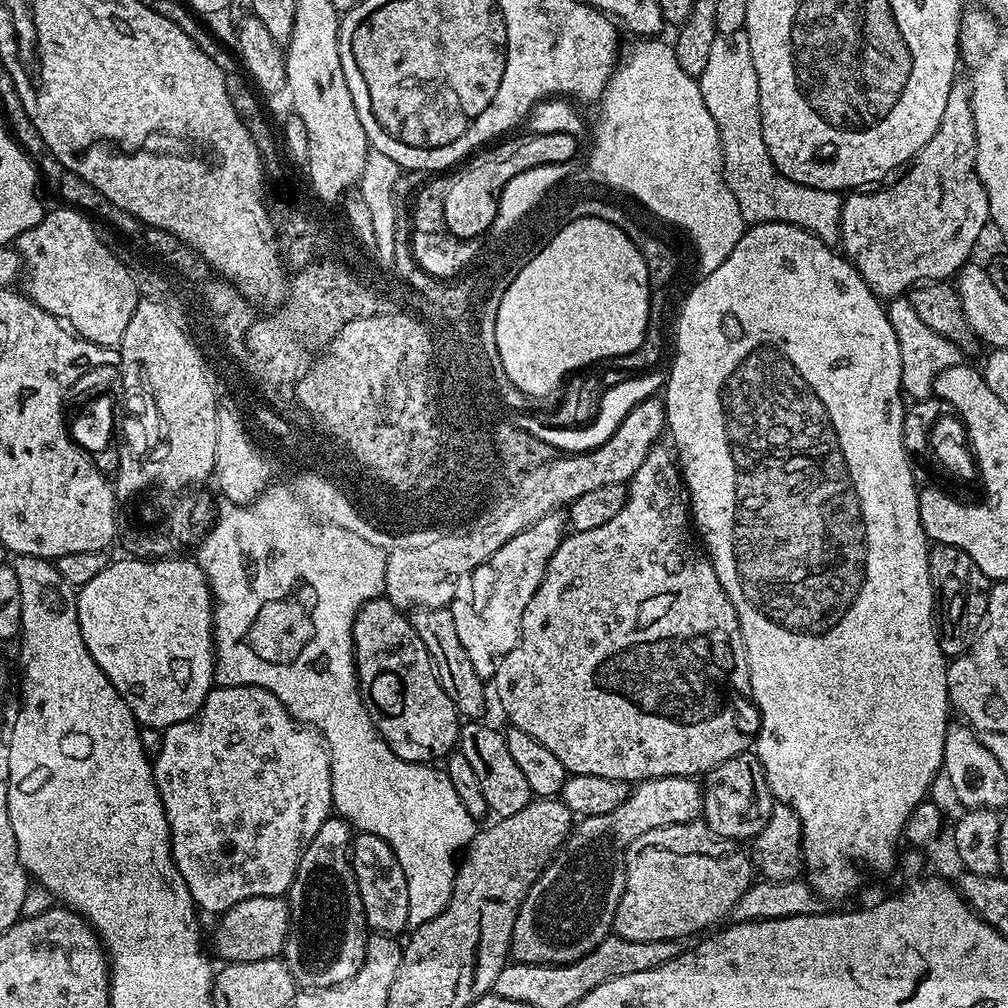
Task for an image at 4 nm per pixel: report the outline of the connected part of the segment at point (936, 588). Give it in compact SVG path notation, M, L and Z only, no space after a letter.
M933 543L928 549L928 573L932 579L932 590L938 601L938 635L940 648L945 657L961 656L976 639L980 631L984 615L988 609L988 590L990 581L978 566L974 566L974 558L966 554L966 550L958 550L958 546Z

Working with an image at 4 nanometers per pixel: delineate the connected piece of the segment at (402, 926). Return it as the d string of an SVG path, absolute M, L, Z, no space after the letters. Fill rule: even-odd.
M356 832L352 837L350 855L369 929L376 934L397 934L396 932L405 931L408 928L406 874L402 874L402 866L392 847L380 836Z

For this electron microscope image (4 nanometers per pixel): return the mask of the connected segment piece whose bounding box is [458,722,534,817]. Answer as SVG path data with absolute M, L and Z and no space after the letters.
M484 722L461 723L458 750L469 760L470 767L478 777L478 786L482 786L482 795L486 797L489 813L497 817L518 814L518 810L522 810L522 806L534 798L530 785L510 755L510 746L506 746L504 732L480 723Z

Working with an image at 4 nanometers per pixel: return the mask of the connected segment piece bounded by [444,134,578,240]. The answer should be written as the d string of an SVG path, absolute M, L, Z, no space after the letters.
M524 134L521 140L507 140L503 141L505 144L497 152L481 151L473 155L459 169L461 172L457 174L456 181L453 179L449 183L446 190L446 222L444 223L447 235L456 236L459 240L469 240L482 234L490 226L490 222L494 222L500 195L516 174L521 174L522 171L530 170L532 167L542 167L543 164L558 163L564 166L578 156L577 137L570 134L538 134L537 136Z

